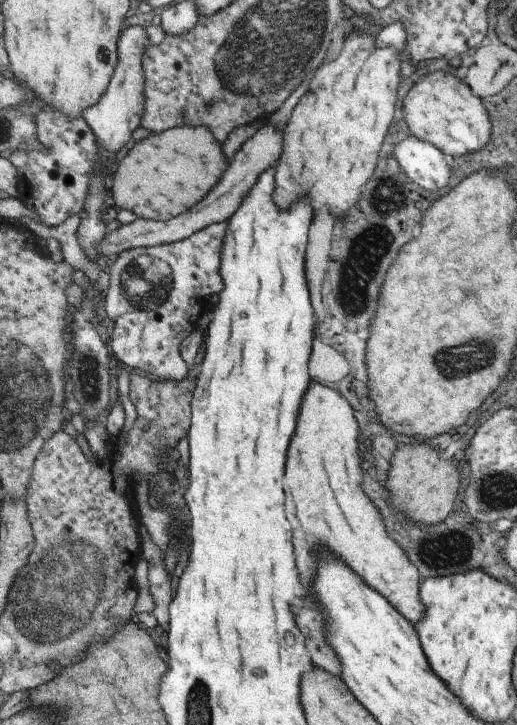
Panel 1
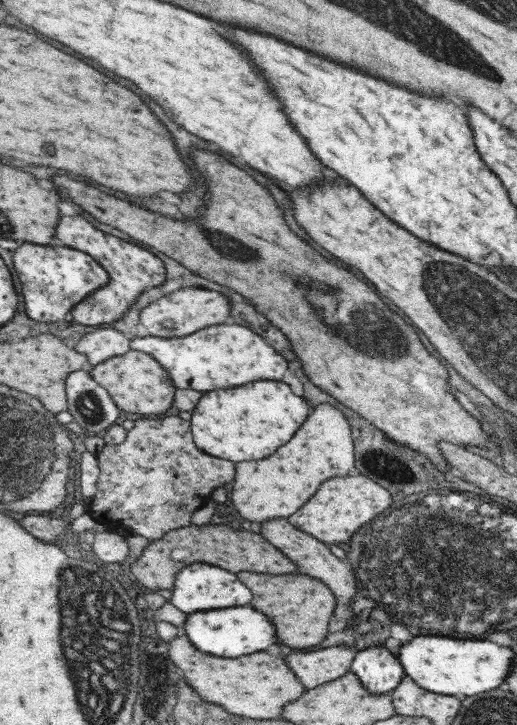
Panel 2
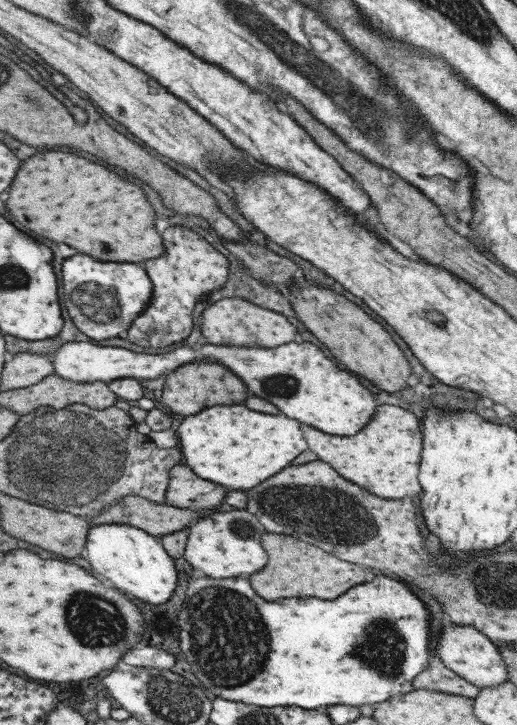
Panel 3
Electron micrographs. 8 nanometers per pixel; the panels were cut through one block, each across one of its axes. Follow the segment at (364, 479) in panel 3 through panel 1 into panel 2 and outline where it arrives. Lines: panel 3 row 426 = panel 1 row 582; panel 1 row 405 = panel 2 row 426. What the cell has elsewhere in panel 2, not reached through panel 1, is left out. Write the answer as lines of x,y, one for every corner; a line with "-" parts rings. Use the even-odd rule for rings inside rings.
319,406
311,412
307,426
295,438
263,462
237,464
237,480
231,502
251,522
269,522
293,516
327,478
347,476
355,468
355,444
345,414
333,406

